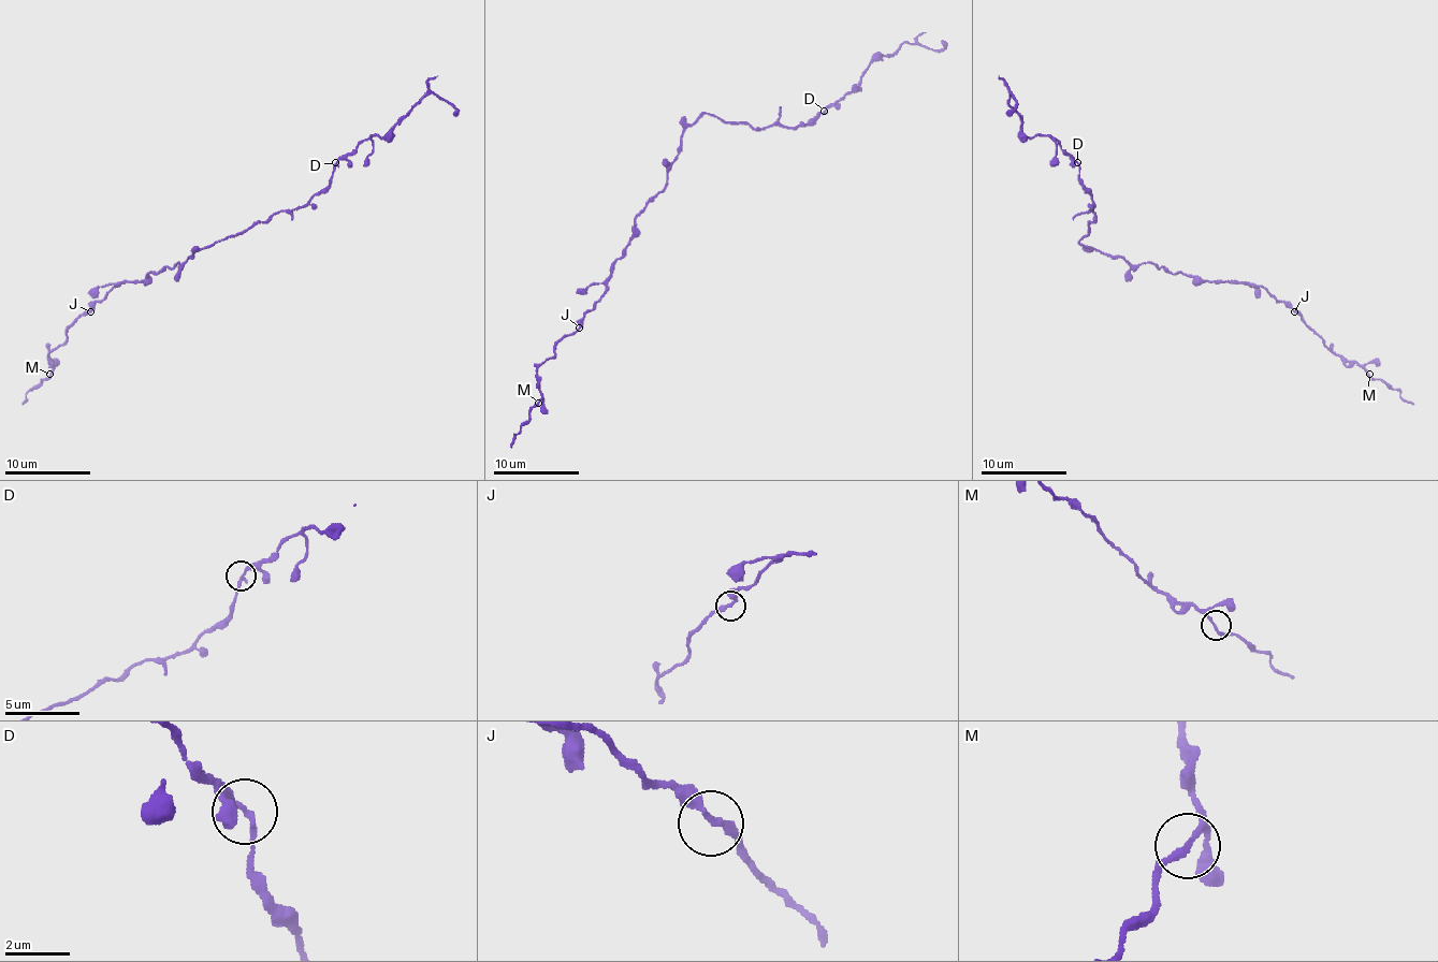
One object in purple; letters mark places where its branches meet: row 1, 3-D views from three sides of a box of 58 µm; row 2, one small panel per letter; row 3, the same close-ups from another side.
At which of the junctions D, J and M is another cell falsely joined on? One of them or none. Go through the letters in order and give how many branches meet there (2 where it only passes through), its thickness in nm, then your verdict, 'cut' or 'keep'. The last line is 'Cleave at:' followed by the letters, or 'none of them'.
D: 2 | 190 nm | keep
J: 2 | 200 nm | keep
M: 2 | 180 nm | keep
Cleave at: none of them

